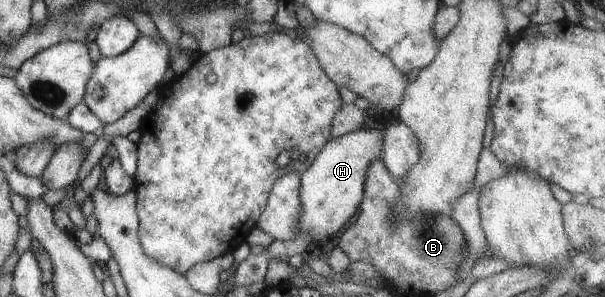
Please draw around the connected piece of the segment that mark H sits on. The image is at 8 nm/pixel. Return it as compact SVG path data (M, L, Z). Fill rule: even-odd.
M362 128L332 137L320 149L312 164L301 174L302 210L298 235L308 234L311 242L326 242L356 214L363 199L365 180L371 162L381 154L385 129Z

